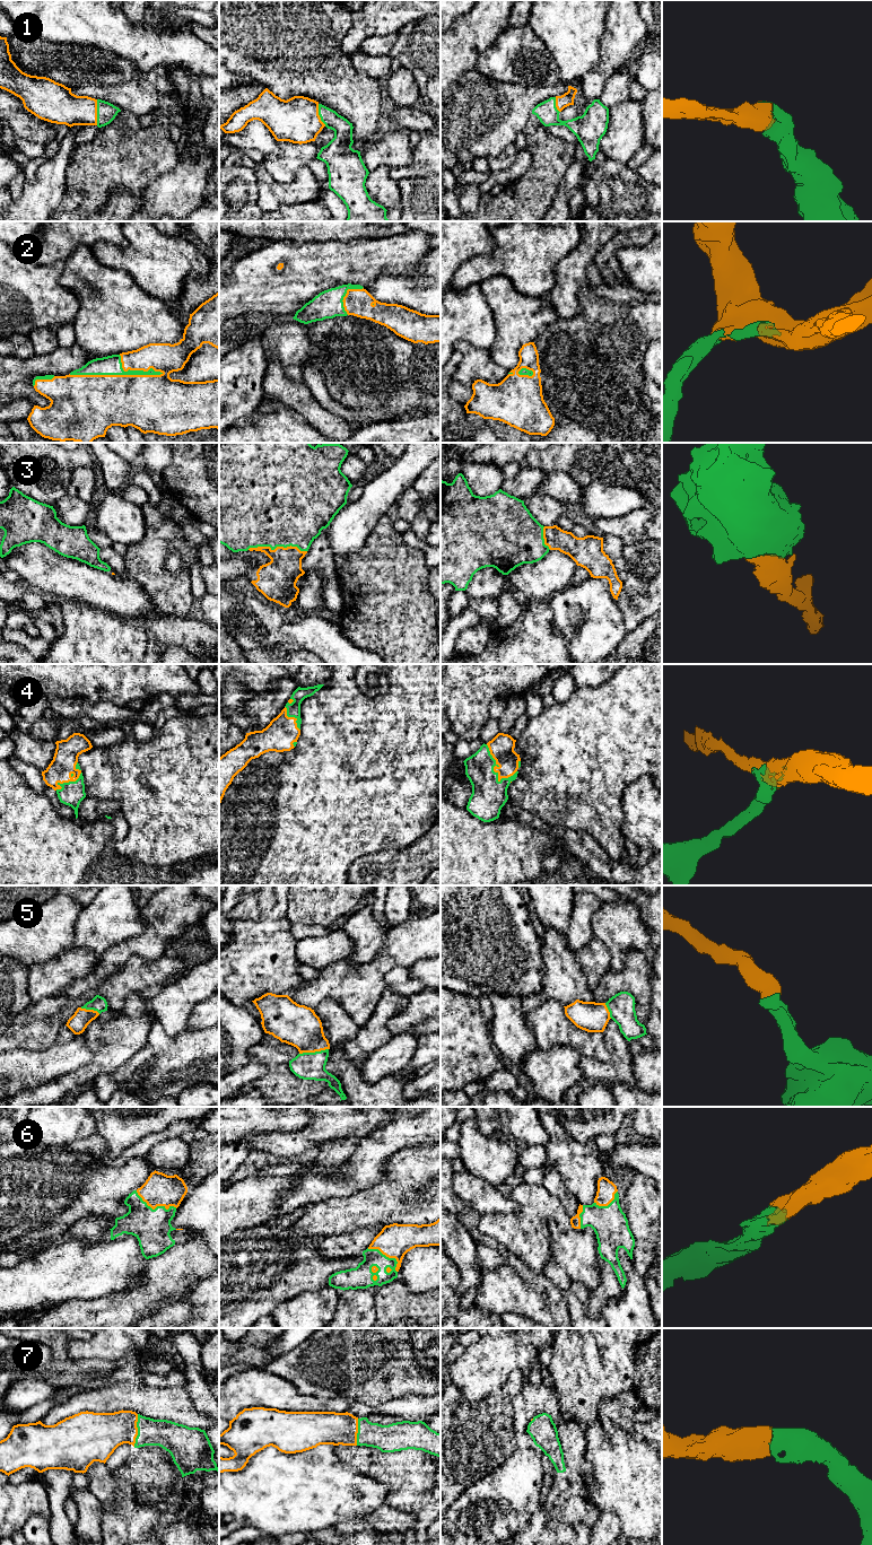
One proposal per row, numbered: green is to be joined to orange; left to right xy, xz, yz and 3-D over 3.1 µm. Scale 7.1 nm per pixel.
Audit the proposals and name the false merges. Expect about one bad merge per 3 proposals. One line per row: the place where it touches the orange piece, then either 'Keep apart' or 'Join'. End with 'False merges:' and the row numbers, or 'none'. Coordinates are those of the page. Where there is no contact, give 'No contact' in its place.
1: Touches orange at xy (96, 112). Join
2: Touches orange at xy (115, 375). Join
3: Touches orange at xz (277, 547). Join
4: Touches orange at yz (494, 768). Join
5: Touches orange at xz (313, 1052). Join
6: Touches orange at xy (155, 1207). Join
7: Touches orange at xy (137, 1430). Join
False merges: none

